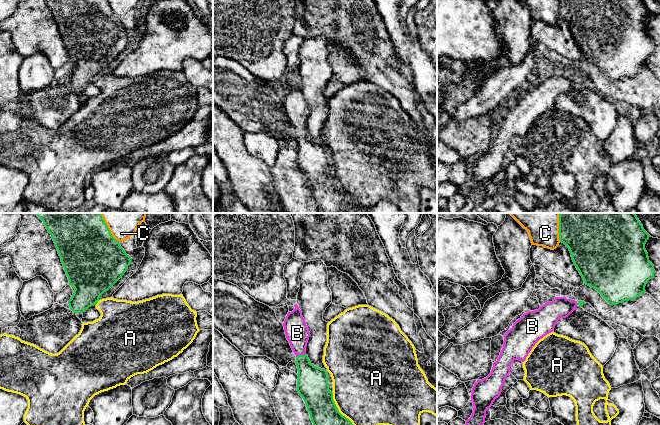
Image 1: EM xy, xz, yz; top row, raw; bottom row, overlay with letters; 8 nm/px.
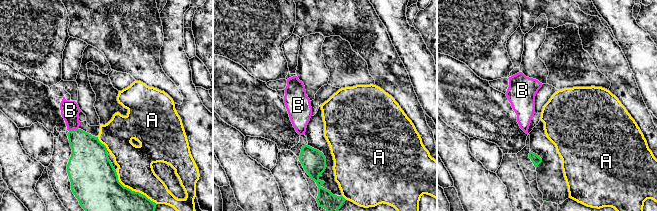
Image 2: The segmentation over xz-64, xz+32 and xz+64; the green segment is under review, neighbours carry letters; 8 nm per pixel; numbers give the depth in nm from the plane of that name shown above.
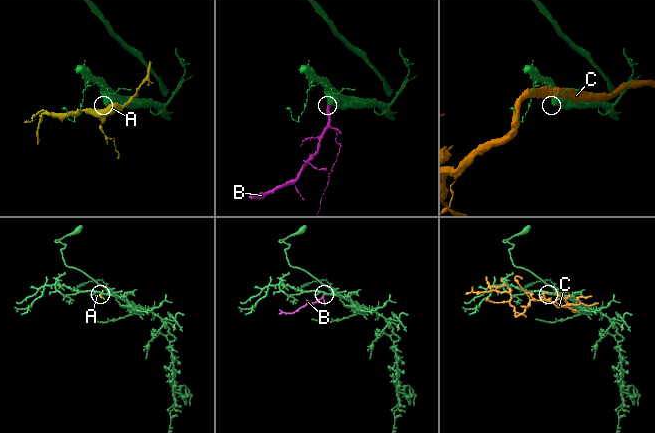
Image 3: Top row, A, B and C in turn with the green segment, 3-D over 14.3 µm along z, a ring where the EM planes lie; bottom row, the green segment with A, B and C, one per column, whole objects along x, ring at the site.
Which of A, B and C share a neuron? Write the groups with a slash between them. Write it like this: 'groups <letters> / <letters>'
groups A / B / C

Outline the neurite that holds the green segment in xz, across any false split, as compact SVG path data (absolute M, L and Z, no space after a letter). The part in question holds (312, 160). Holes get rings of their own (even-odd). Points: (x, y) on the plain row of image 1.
M298 81L294 83L292 88L288 88L283 102L296 131L297 167L306 180L319 213L344 213L353 200L339 188L333 176L327 147L314 142L306 131L310 108Z

